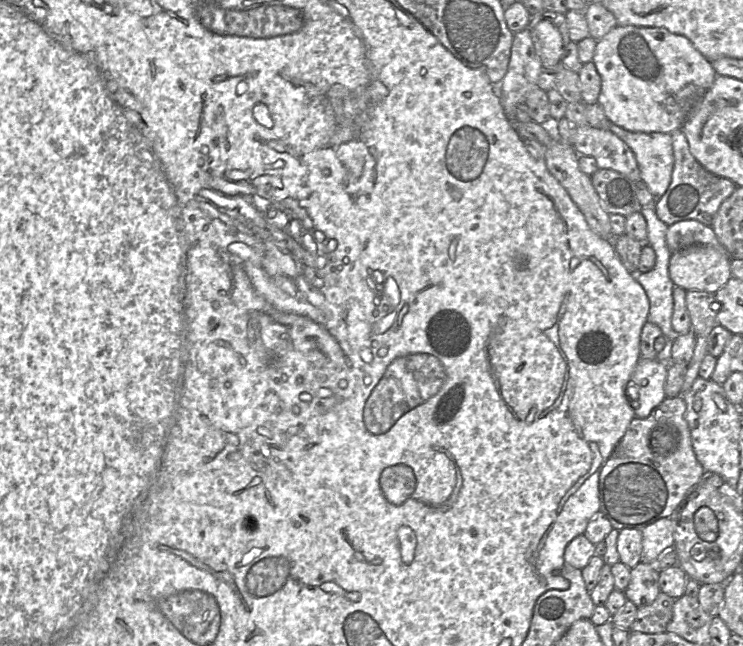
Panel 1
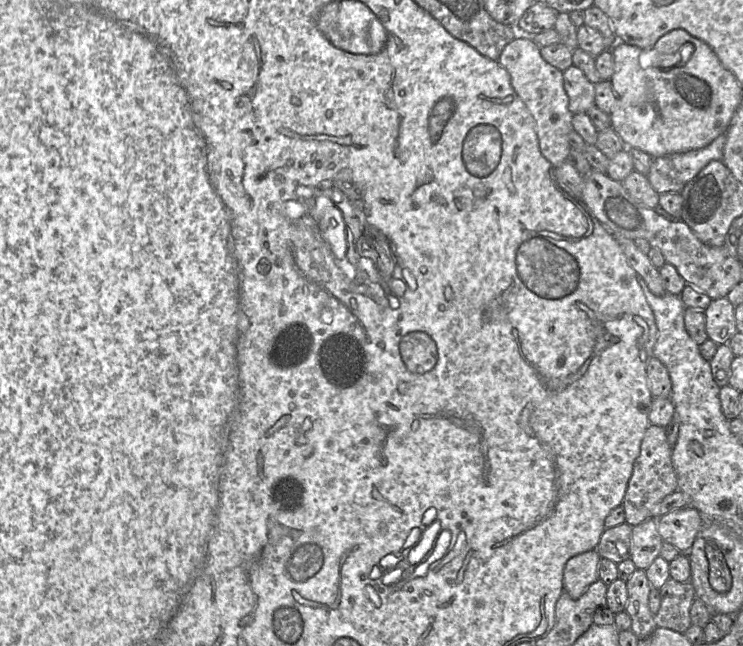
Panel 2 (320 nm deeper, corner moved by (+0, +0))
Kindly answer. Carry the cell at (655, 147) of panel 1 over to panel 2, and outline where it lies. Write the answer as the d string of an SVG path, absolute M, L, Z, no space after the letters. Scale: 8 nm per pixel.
M723 134L704 148L669 156L680 180L686 184L712 160L722 161L725 142L726 135Z

